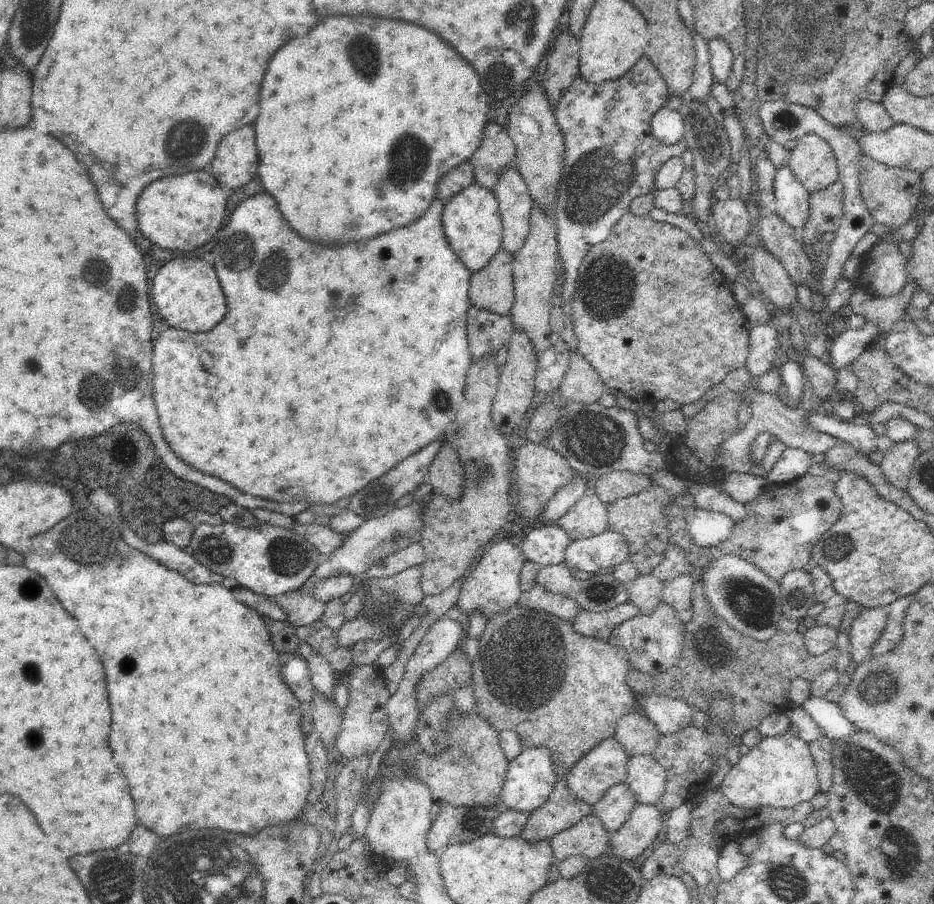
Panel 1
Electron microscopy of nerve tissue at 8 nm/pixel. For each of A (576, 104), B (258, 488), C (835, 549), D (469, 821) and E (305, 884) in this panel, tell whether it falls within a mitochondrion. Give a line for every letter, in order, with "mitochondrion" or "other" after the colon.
A: other
B: other
C: mitochondrion
D: mitochondrion
E: other

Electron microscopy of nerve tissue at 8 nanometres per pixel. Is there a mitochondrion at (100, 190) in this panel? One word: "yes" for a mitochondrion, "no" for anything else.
no

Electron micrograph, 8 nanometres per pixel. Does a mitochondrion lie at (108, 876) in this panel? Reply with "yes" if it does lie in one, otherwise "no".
yes

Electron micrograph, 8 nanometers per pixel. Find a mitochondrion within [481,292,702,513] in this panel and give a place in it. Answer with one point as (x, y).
(597, 436)

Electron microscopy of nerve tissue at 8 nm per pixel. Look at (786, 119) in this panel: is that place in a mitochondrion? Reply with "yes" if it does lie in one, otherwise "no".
no

